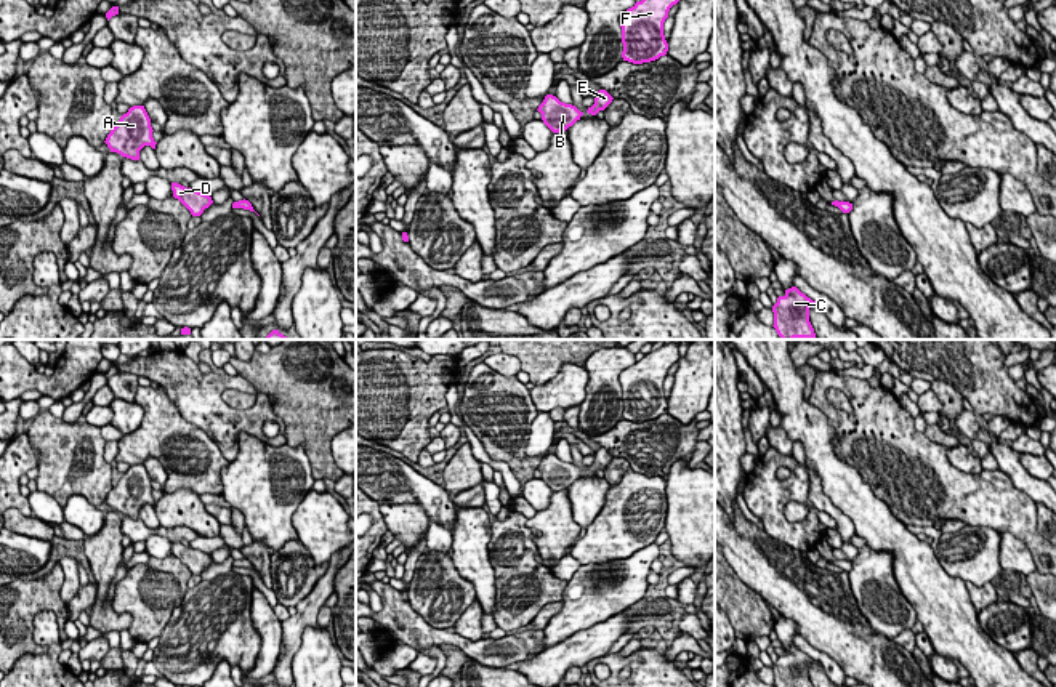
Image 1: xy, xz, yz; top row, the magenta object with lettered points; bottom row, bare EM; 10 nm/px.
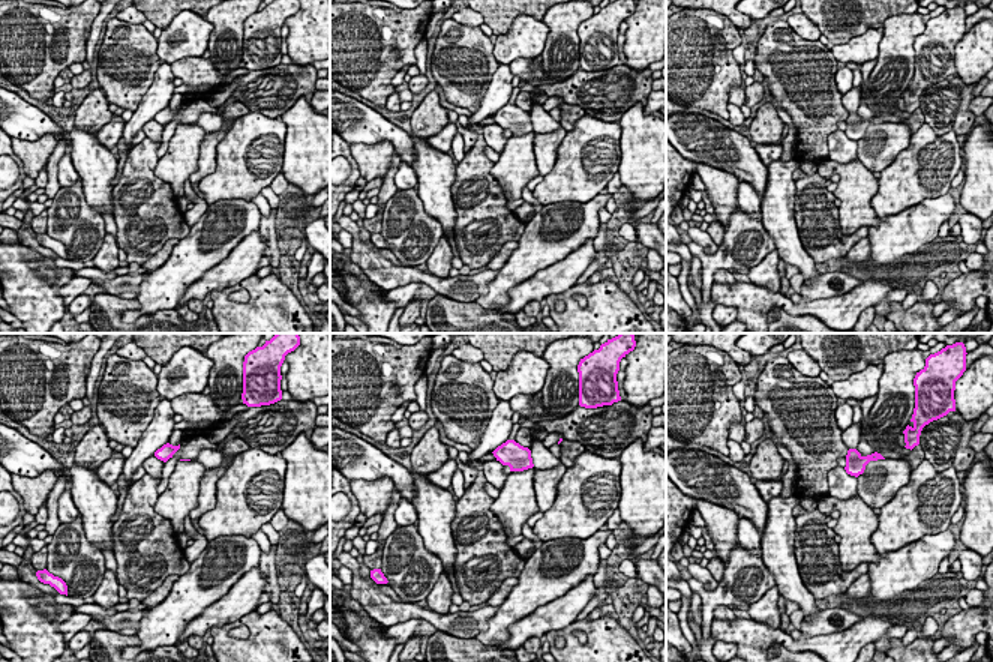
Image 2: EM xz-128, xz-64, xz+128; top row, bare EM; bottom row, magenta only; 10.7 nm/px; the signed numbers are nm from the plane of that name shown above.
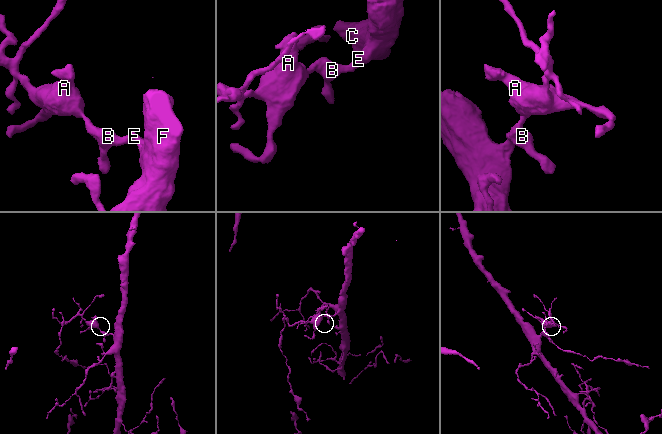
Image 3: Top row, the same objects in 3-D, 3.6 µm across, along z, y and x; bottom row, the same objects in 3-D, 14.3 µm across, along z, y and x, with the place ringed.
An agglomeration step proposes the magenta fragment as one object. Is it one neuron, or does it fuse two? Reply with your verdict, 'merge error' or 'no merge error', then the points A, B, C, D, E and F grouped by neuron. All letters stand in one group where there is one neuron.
no merge error | A B C D E F

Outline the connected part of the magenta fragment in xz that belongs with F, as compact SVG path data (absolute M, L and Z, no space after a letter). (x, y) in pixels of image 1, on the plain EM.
M671 341L644 354L631 367L620 373L623 420L643 423L665 415L668 402L663 394L663 381L668 370L679 360L679 349Z

